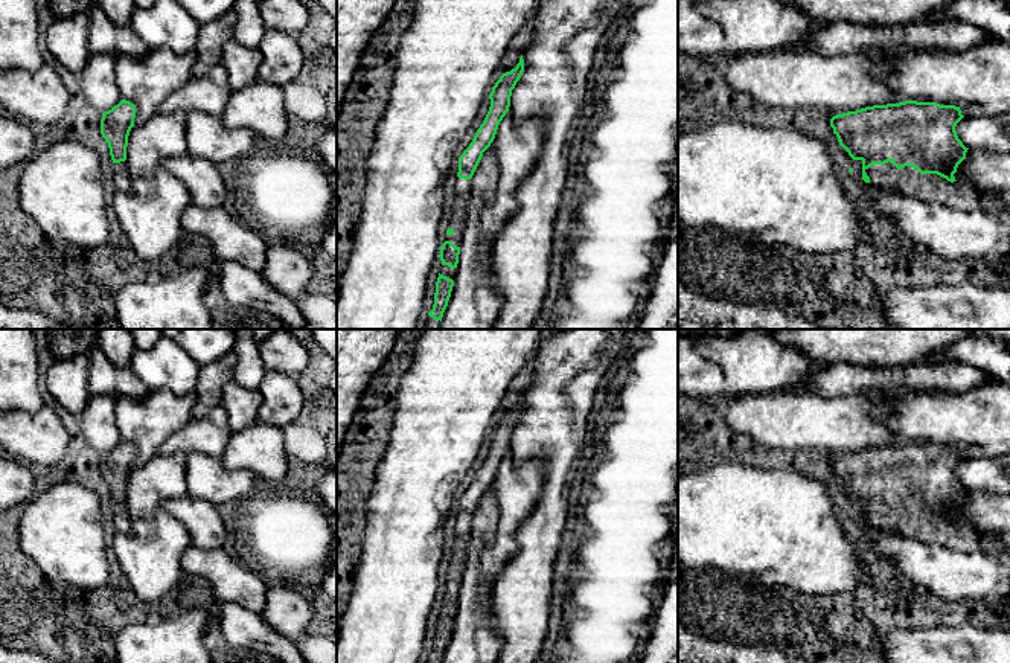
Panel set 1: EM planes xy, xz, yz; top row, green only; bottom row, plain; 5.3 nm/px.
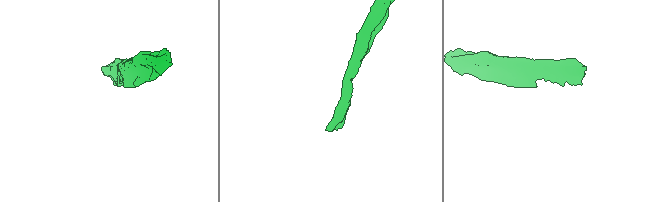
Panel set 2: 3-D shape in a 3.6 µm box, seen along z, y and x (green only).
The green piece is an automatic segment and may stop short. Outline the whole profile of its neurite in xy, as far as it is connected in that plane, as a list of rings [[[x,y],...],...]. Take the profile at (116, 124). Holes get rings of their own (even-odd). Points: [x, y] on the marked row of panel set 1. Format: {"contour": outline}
{"contour": [[[122,99],[111,110],[105,111],[101,119],[101,134],[108,143],[113,160],[113,181],[116,191],[129,192],[131,177],[126,168],[128,136],[134,127],[136,105]]]}

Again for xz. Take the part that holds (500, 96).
{"contour": [[[523,55],[519,62],[510,72],[506,72],[492,87],[489,94],[489,111],[477,130],[472,142],[459,157],[459,172],[454,184],[454,201],[451,209],[451,219],[448,223],[446,238],[440,248],[440,270],[436,282],[434,305],[428,312],[425,329],[440,329],[443,312],[448,306],[454,277],[457,273],[460,241],[466,226],[468,204],[471,198],[472,183],[471,178],[483,157],[483,152],[491,146],[495,139],[497,130],[510,107],[512,90],[524,72]]]}

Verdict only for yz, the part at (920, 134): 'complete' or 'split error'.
split error

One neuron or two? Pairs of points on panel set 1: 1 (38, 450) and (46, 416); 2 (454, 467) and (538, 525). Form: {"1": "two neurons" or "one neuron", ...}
{"1": "one neuron", "2": "two neurons"}

